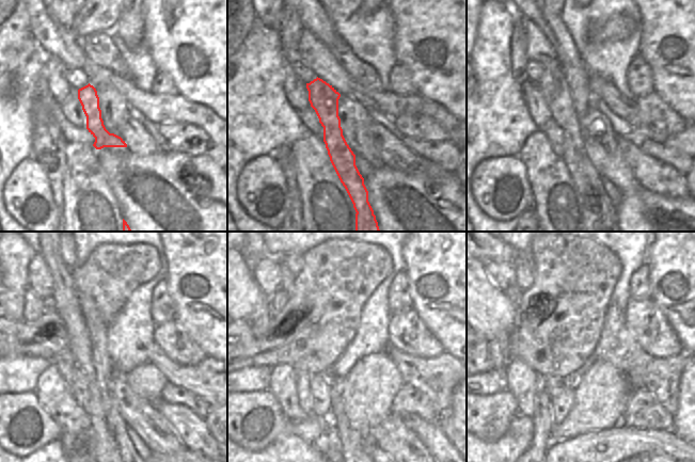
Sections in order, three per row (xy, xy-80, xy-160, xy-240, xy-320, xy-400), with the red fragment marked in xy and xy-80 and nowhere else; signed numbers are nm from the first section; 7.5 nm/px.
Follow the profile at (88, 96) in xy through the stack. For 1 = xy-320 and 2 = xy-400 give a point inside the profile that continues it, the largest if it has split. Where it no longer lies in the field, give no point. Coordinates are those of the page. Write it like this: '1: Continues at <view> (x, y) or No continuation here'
1: Continues at xy-320 (352, 442)
2: No continuation here

